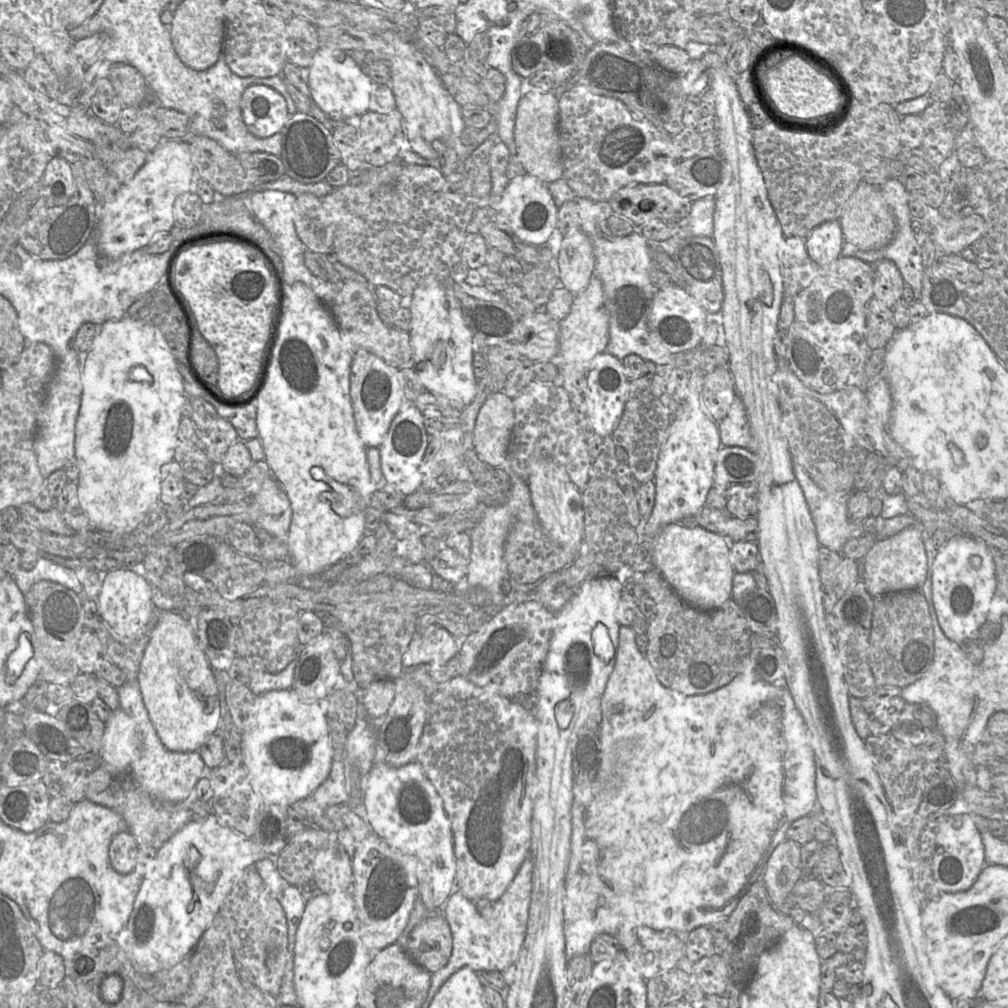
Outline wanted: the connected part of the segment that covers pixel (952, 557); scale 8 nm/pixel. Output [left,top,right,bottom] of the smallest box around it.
[932,536,995,644]

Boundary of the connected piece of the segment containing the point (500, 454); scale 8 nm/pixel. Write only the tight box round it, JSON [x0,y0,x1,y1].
[473,391,514,468]

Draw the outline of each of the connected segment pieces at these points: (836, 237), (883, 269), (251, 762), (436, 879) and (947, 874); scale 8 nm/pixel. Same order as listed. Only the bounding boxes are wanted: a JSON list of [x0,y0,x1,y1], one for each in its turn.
[[805,220,844,266],[874,260,904,308],[242,689,333,805],[364,760,458,914],[930,813,986,893]]

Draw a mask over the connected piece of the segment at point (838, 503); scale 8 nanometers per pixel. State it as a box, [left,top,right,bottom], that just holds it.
[793,462,864,553]

